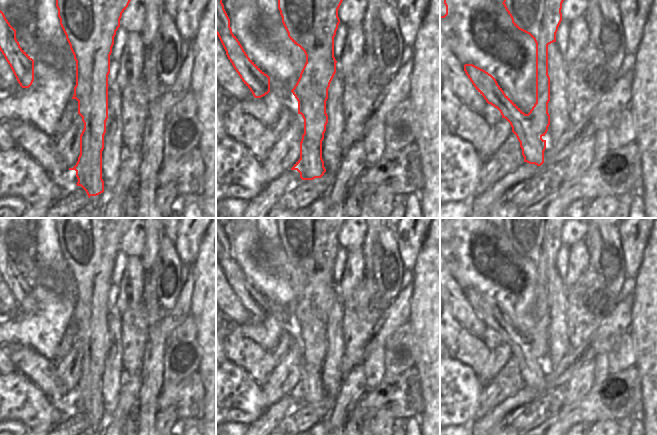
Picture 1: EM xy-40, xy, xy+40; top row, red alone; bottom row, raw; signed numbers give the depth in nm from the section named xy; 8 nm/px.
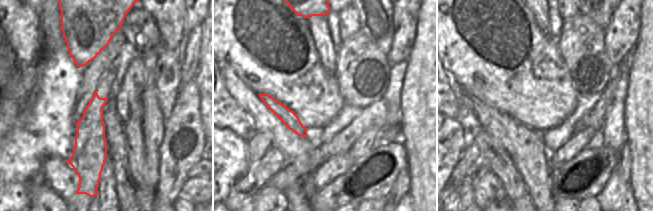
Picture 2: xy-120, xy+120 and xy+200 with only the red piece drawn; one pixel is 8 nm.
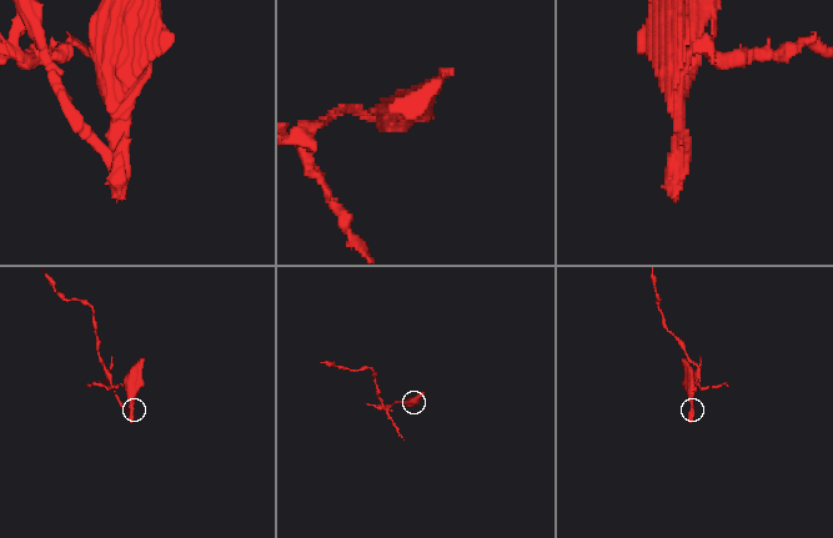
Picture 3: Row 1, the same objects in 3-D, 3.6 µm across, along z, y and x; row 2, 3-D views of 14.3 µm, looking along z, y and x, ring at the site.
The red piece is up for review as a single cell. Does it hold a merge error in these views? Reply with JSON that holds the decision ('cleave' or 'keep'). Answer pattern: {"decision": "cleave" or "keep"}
{"decision": "cleave"}

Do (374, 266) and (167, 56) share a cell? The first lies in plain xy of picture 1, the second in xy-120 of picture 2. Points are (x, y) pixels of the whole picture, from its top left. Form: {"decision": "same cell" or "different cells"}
{"decision": "same cell"}

